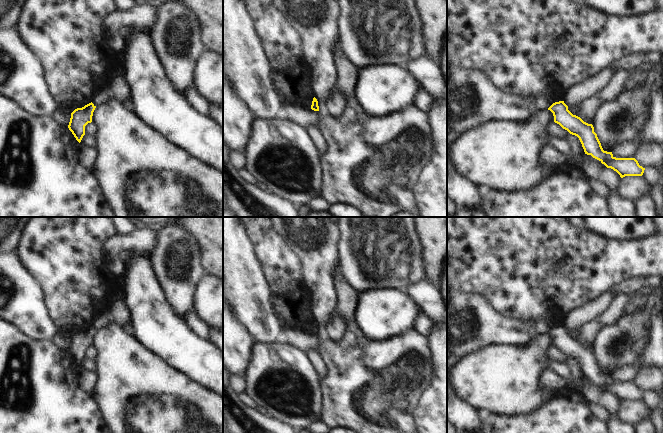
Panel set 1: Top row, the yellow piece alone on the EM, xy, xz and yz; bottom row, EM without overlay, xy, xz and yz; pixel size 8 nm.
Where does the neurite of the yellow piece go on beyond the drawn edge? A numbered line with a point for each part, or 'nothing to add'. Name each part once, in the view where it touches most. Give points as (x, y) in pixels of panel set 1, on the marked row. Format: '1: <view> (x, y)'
nothing to add

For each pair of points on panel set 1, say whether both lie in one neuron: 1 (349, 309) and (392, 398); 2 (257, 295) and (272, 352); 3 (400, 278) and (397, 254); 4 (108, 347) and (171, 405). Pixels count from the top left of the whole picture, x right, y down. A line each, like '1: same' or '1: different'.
1: different
2: different
3: same
4: same

